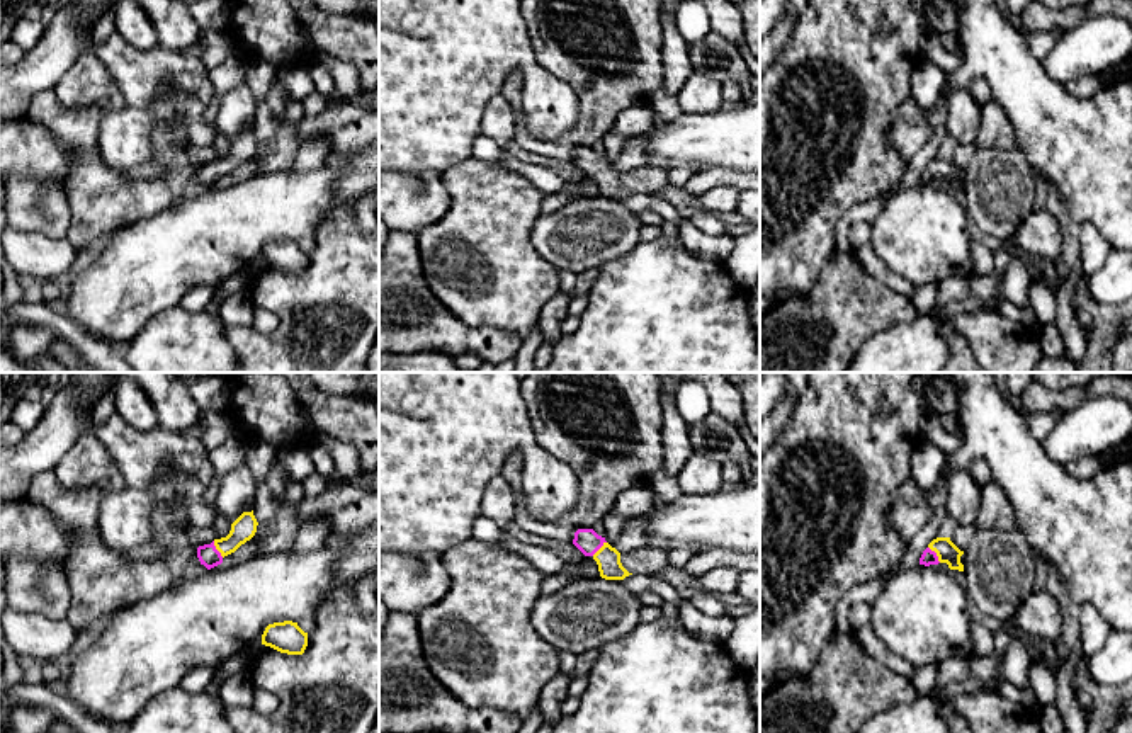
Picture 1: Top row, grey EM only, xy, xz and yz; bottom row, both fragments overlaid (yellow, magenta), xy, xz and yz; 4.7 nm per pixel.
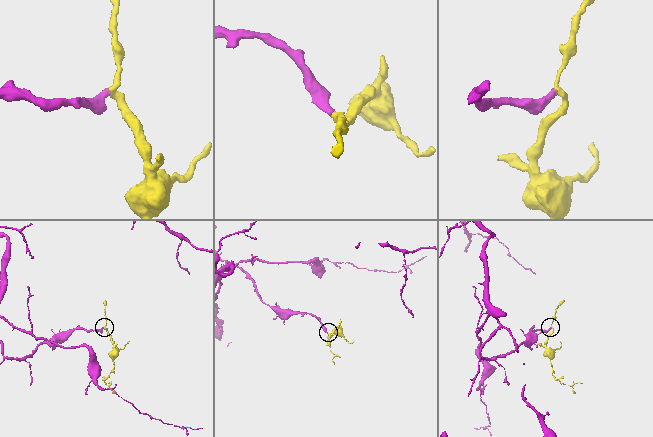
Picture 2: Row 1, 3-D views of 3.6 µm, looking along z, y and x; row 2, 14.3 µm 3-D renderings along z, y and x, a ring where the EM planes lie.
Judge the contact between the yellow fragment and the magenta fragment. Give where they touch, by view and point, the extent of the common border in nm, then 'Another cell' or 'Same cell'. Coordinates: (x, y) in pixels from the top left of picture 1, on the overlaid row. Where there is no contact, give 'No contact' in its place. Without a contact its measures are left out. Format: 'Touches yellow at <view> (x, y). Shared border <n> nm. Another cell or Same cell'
Touches yellow at yz (937, 555). Shared border 100 nm. Same cell

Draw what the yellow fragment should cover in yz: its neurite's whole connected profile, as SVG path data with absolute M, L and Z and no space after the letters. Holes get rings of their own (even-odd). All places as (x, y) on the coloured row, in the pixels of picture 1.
M937 537L928 548L923 551L920 558L920 565L930 566L938 563L947 563L950 570L964 571L964 565L960 563L960 551L950 537Z

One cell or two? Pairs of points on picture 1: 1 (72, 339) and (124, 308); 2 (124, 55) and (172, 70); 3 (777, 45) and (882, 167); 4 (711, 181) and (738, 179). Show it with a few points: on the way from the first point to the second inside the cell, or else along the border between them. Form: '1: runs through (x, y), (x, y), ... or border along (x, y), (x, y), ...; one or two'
1: border along (67, 315), (116, 346); two
2: runs through (136, 67), (140, 70), (160, 70); one
3: border along (796, 26), (791, 41), (777, 56); two
4: runs through (718, 179), (731, 179); one

